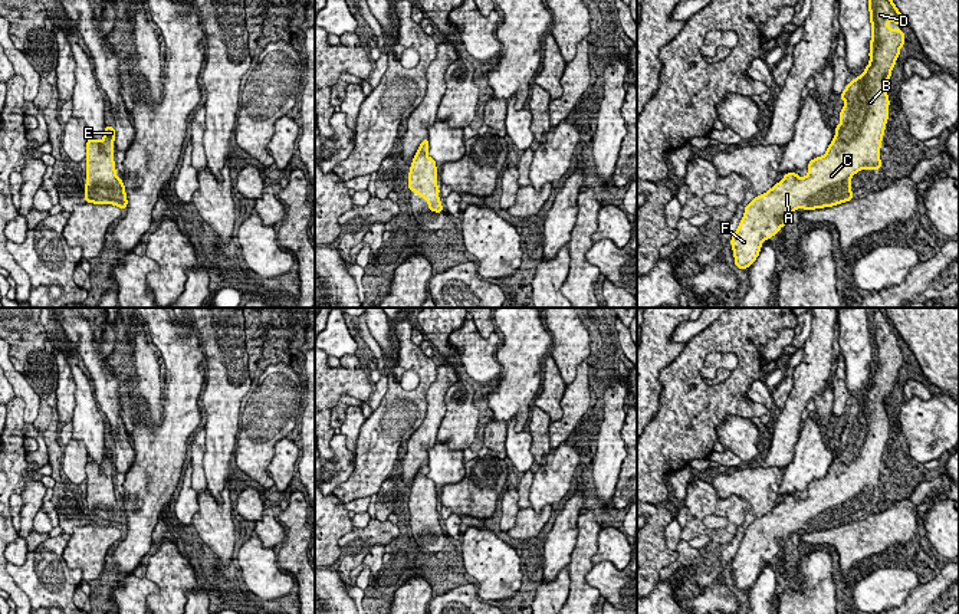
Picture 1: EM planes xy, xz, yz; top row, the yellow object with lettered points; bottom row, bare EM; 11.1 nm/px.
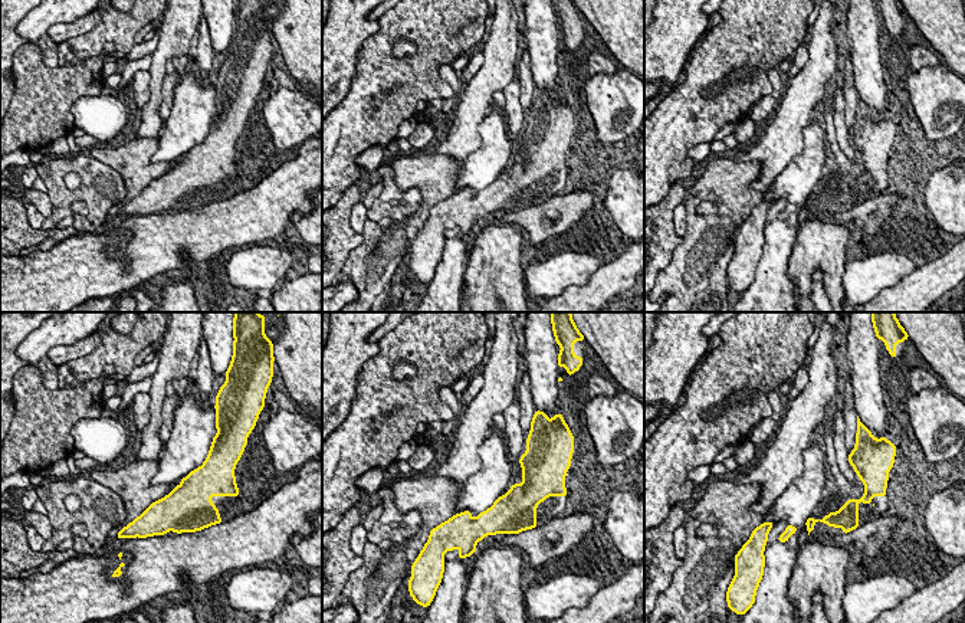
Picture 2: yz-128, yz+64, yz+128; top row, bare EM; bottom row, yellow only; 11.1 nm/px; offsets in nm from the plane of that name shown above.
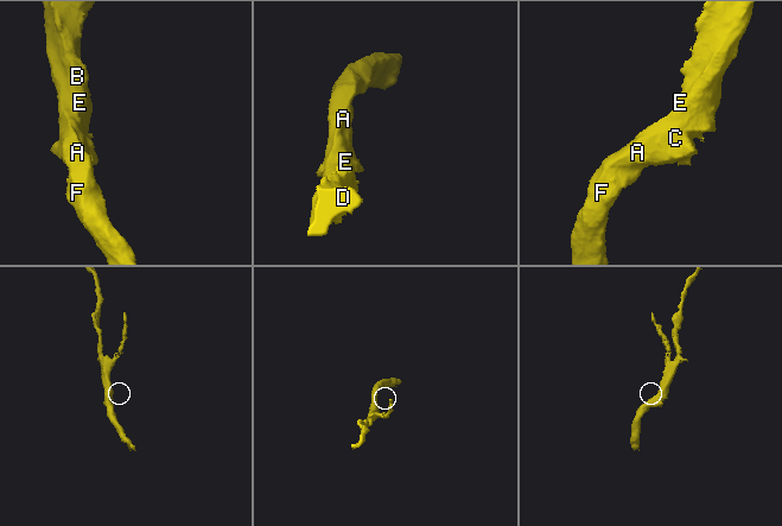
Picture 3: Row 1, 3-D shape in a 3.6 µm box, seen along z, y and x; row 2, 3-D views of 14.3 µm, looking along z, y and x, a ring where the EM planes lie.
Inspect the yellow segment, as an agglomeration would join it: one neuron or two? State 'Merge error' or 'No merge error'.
No merge error

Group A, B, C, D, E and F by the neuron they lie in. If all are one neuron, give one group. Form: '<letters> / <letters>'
A B C D E F

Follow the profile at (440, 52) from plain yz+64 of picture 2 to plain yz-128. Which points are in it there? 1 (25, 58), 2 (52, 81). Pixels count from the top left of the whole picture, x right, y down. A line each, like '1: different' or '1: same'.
1: same
2: same

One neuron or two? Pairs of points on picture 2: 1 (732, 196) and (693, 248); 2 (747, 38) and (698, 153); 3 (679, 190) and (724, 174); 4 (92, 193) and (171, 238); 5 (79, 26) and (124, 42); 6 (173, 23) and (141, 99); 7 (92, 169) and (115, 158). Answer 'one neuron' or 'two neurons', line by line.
1: one neuron
2: two neurons
3: two neurons
4: two neurons
5: two neurons
6: two neurons
7: two neurons

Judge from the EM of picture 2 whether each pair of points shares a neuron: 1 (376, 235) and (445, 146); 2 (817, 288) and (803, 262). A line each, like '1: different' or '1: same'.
1: different
2: different

